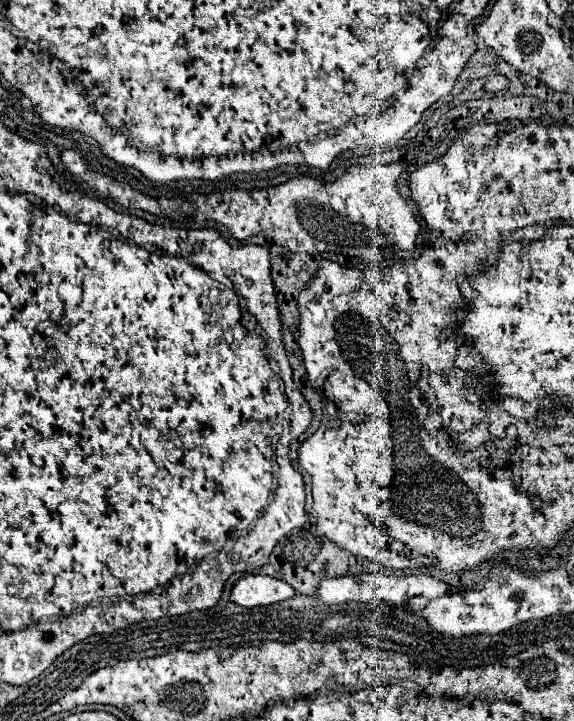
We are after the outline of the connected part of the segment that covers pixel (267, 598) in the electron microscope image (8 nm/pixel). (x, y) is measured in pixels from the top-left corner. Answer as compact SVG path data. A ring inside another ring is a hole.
M242 576L234 582L230 600L238 606L268 606L294 596L294 588L270 576Z

